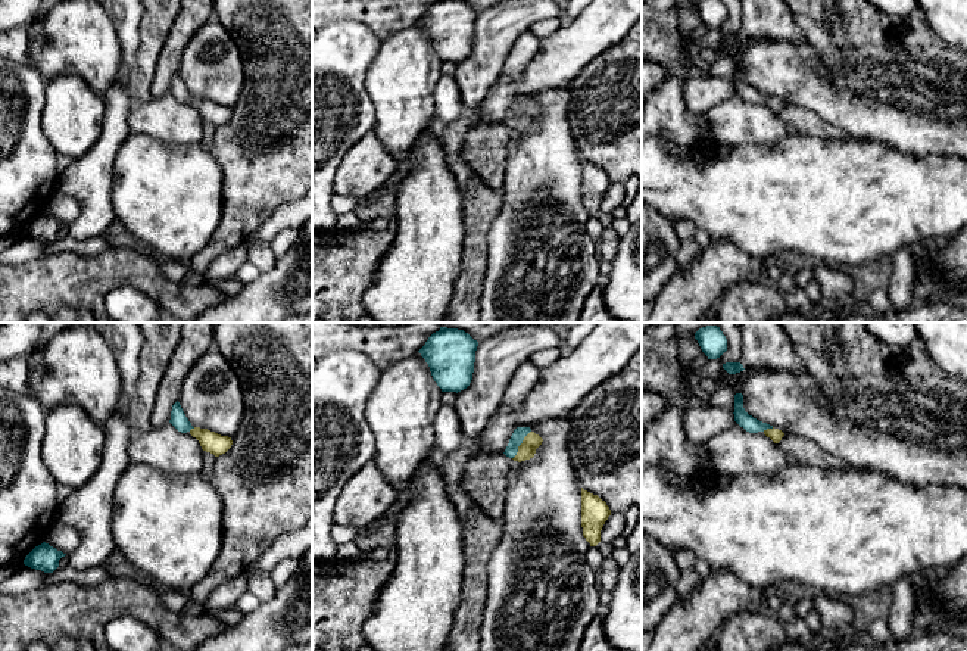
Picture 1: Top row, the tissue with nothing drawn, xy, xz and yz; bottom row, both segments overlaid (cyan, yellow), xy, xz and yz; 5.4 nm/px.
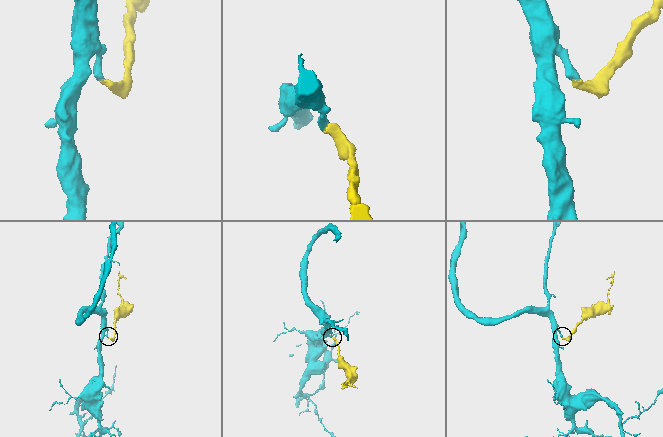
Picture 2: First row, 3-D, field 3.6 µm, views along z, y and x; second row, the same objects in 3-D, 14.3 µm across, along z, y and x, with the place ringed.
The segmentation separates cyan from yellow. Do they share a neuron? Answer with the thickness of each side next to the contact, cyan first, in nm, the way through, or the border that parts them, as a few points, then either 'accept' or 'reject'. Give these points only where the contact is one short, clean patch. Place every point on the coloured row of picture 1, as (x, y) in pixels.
70 nm thick on the cyan side, 90 nm on the other; runs through xz (518, 435), (520, 444), (527, 449); accept

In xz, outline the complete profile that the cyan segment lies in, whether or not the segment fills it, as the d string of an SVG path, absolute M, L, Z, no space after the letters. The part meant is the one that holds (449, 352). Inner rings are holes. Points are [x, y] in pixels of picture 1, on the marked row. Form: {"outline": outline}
{"outline": "M440 327L418 351L442 392L461 392L472 380L478 342L458 328Z"}

